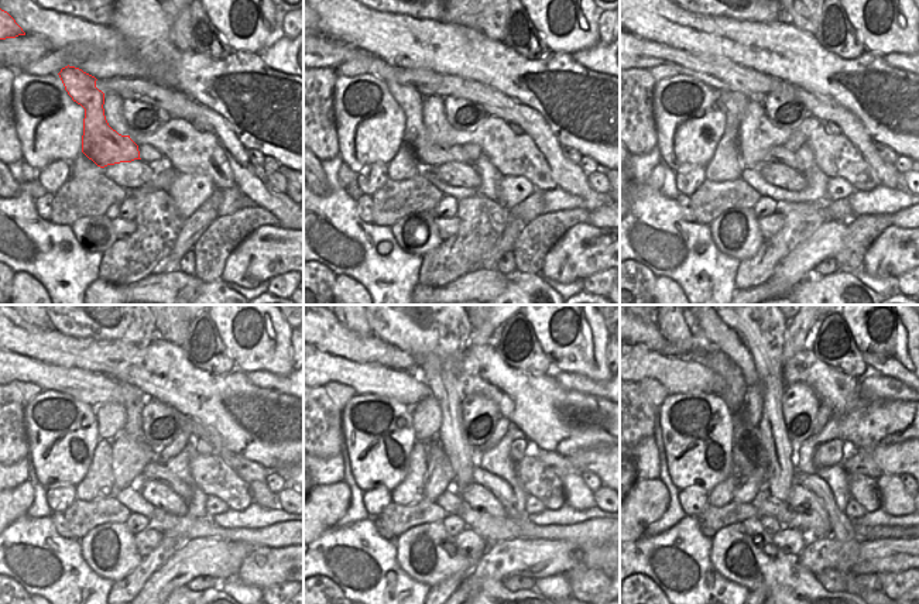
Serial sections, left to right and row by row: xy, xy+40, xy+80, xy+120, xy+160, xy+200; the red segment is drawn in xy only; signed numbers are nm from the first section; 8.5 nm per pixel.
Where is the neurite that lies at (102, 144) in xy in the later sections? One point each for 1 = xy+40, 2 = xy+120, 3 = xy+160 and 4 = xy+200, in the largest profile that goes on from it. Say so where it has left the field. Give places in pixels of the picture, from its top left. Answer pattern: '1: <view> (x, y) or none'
1: xy+40 (429, 154)
2: xy+120 (153, 470)
3: xy+160 (500, 488)
4: xy+200 (842, 528)

